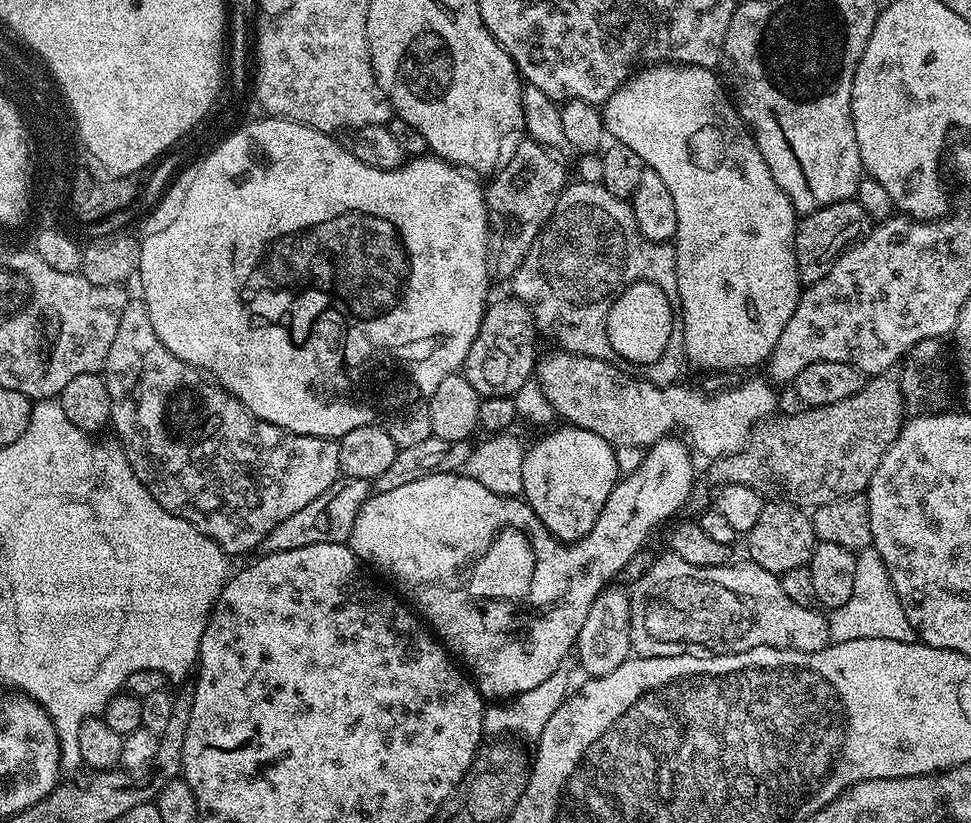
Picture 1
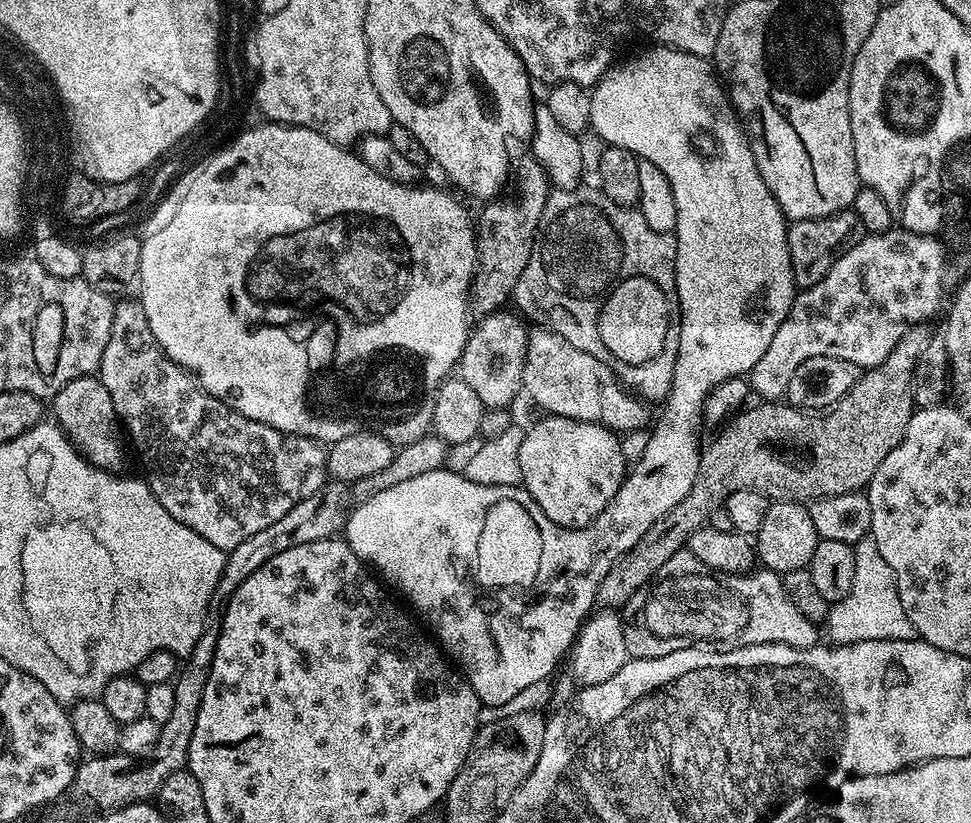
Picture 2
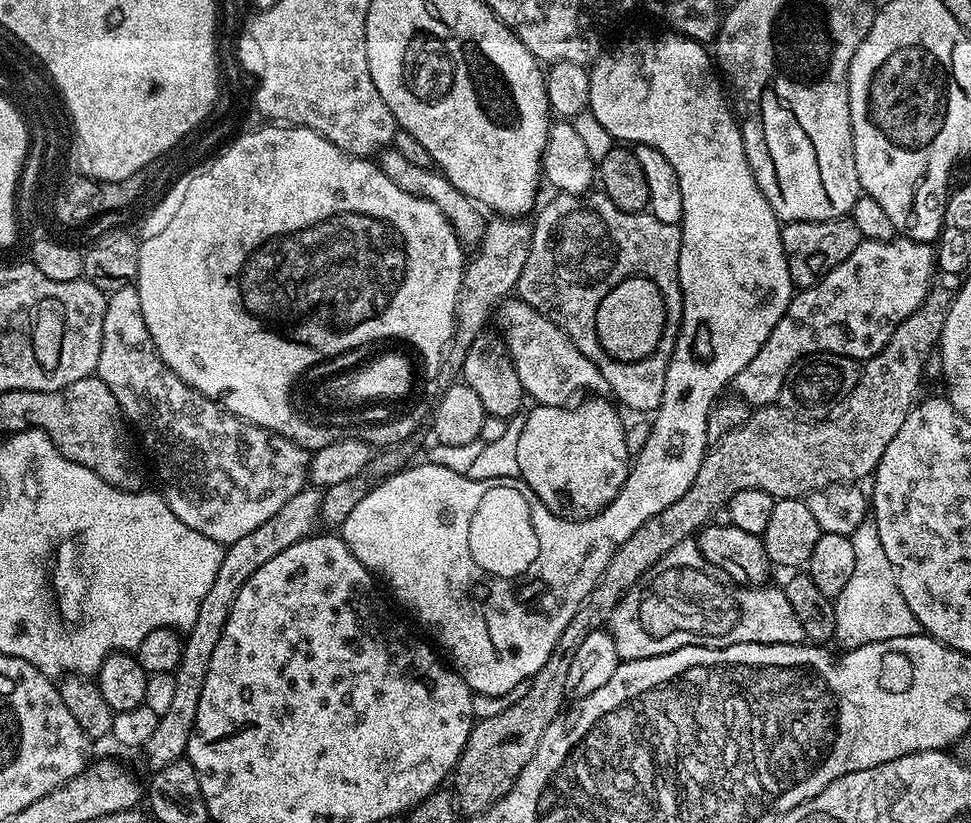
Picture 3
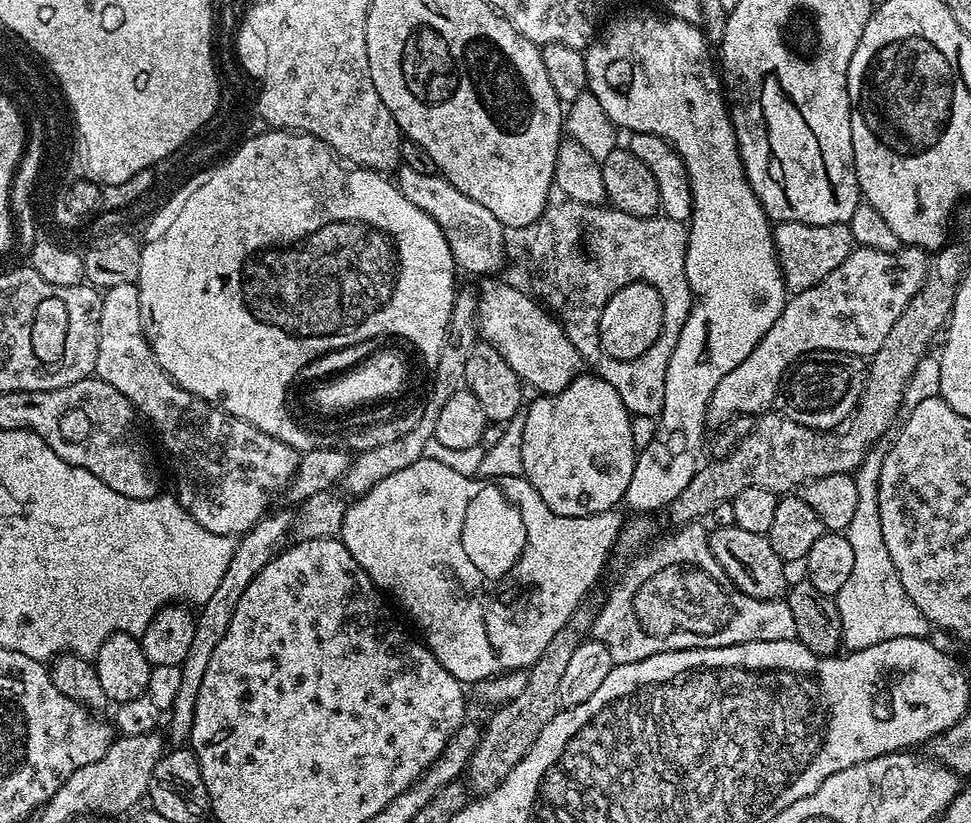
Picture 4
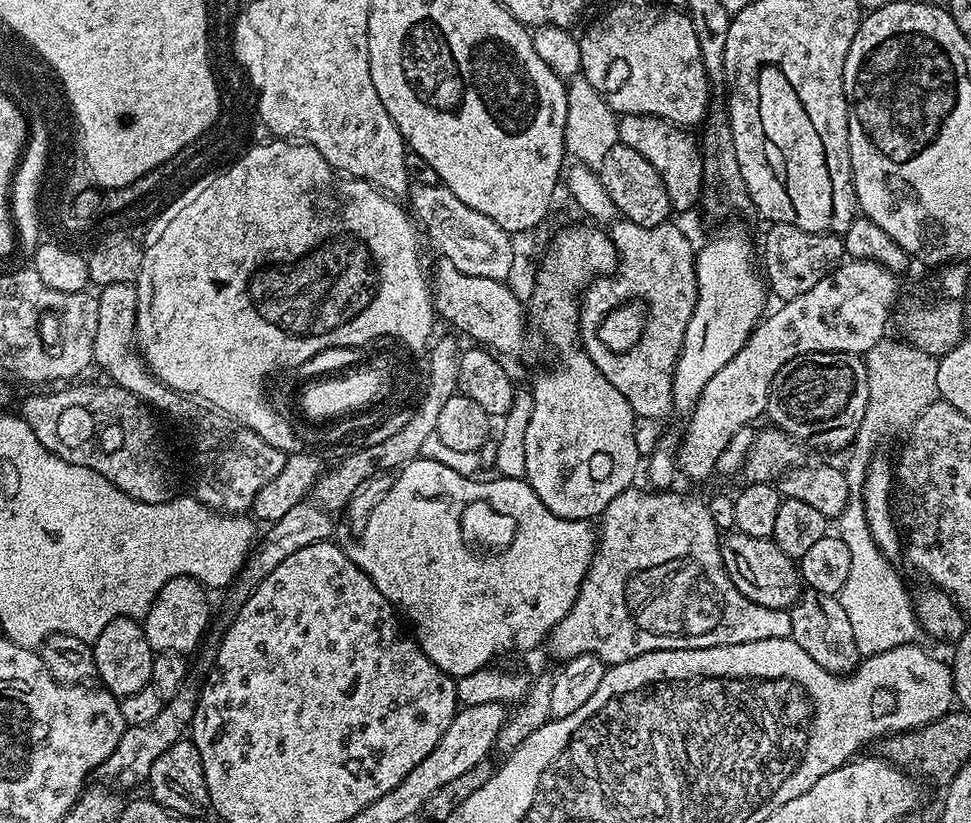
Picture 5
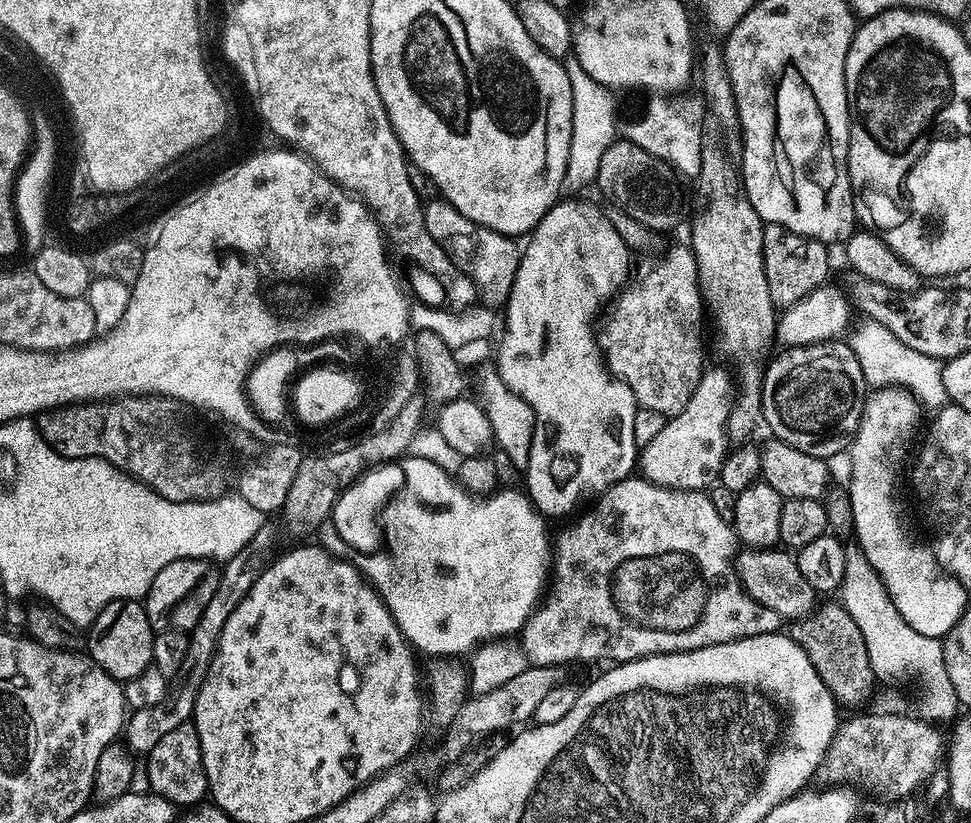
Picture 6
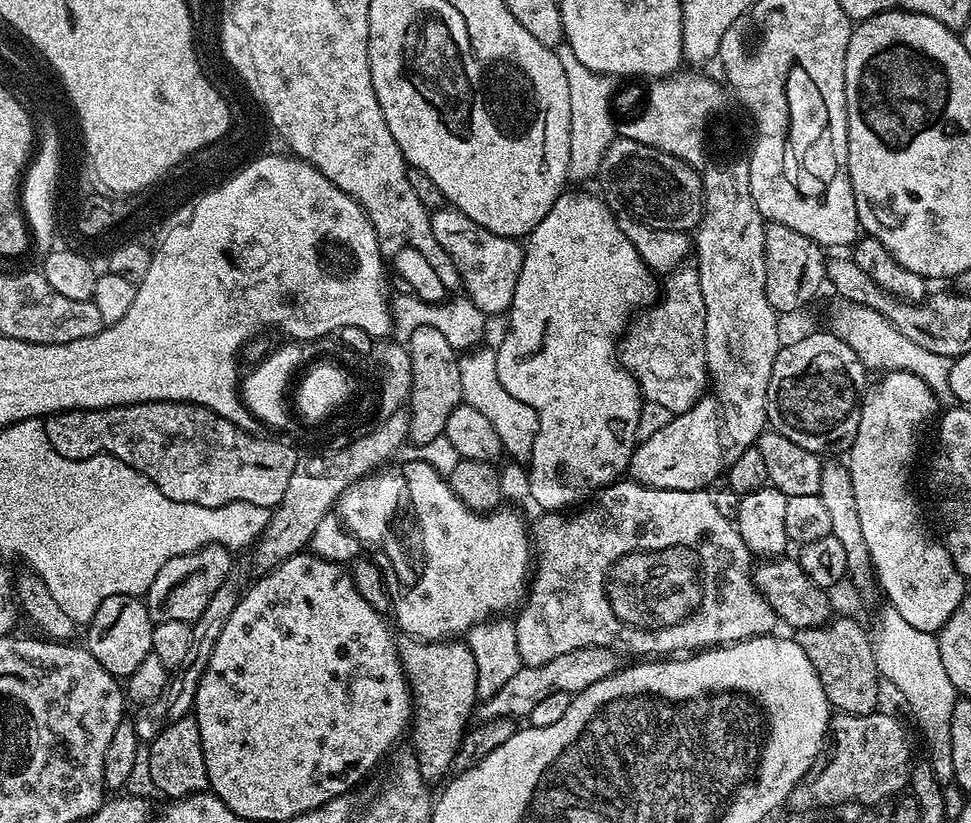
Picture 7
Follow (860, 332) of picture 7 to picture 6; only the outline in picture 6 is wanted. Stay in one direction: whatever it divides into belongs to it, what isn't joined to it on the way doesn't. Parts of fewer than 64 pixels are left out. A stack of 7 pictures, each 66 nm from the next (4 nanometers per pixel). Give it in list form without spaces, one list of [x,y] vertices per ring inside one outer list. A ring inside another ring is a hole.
[[[867,321],[865,325],[866,334],[851,337],[850,343],[856,361],[862,367],[865,385],[869,389],[879,390],[893,386],[907,388],[909,393],[915,396],[925,409],[929,408],[929,410],[943,408],[949,403],[946,386],[942,382],[944,364],[940,360],[911,349],[876,321]]]

